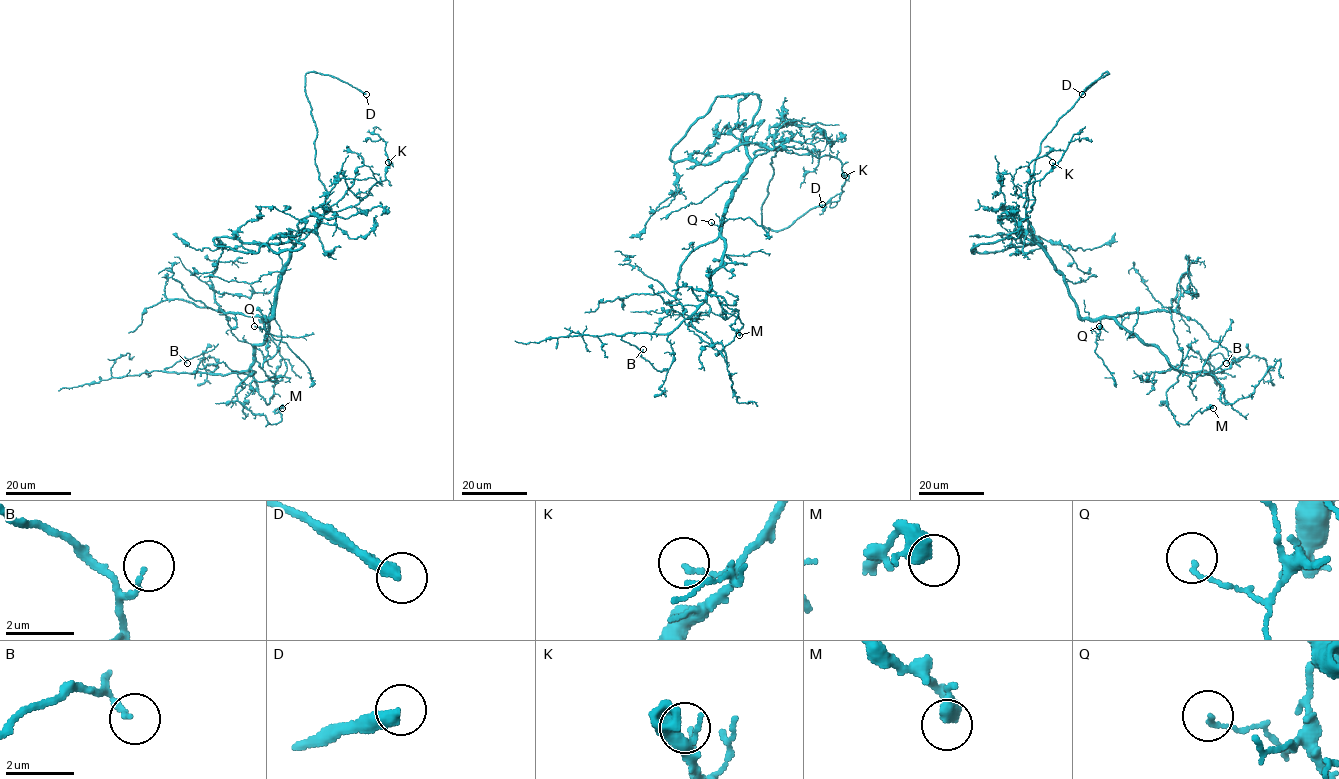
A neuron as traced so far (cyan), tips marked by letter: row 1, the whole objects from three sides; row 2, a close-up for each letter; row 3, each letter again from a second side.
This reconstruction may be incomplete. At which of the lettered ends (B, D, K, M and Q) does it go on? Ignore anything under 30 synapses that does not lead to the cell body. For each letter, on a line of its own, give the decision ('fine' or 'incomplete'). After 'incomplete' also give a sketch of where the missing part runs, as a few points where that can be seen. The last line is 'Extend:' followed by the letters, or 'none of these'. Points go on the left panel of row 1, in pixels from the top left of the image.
B: fine
D: incomplete; course (366, 94), (400, 122)
K: fine
M: fine
Q: fine
Extend: D

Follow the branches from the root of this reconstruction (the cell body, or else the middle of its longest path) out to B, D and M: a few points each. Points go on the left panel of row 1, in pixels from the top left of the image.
B: (276, 293), (272, 314), (265, 317), (267, 338), (254, 346), (248, 369), (223, 375), (165, 369), (187, 363)
D: (276, 293), (289, 251), (321, 221), (327, 192), (315, 163), (317, 130), (305, 75), (328, 74), (366, 94)
M: (276, 293), (265, 317), (267, 338), (254, 346), (235, 396), (270, 424), (282, 420), (274, 410), (282, 408)

